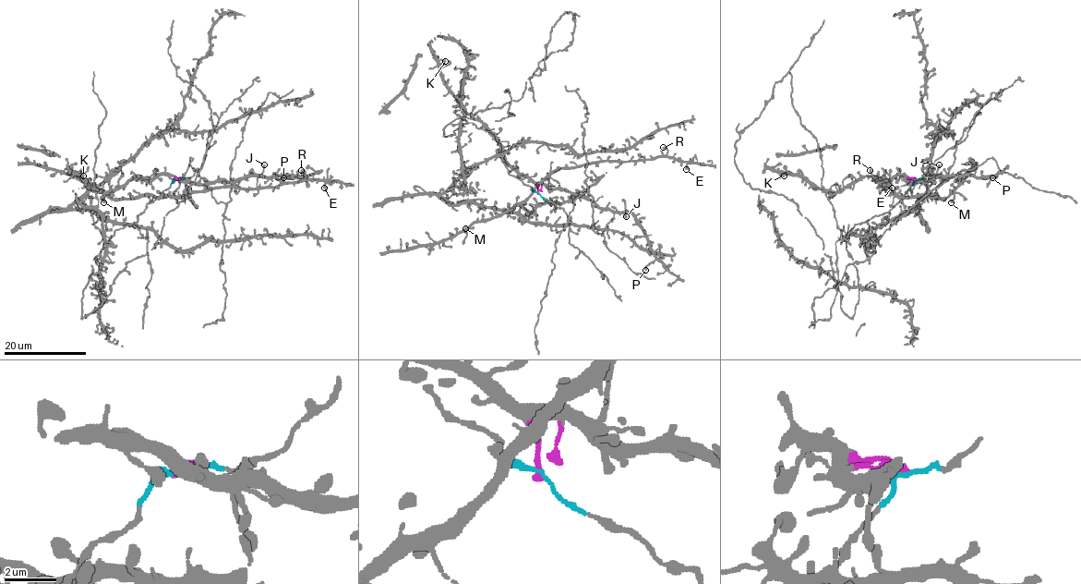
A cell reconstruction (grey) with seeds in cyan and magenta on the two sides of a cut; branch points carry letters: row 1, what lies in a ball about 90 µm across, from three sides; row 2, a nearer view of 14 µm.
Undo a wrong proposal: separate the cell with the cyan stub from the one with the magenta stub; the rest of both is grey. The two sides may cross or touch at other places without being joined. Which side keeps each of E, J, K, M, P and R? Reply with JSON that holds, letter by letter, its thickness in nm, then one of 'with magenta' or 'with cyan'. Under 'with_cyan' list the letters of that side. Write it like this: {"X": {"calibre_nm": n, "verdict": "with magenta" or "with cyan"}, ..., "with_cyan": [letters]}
{"E": {"calibre_nm": 400, "verdict": "with cyan"}, "J": {"calibre_nm": 360, "verdict": "with magenta"}, "K": {"calibre_nm": 400, "verdict": "with magenta"}, "M": {"calibre_nm": 550, "verdict": "with cyan"}, "P": {"calibre_nm": 360, "verdict": "with magenta"}, "R": {"calibre_nm": 400, "verdict": "with cyan"}, "with_cyan": ["E", "M", "R"]}

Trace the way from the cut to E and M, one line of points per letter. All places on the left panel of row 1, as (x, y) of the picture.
E: (176, 180), (168, 189), (171, 195), (186, 196), (223, 187), (269, 188), (302, 181), (321, 180), (323, 187)
M: (176, 180), (168, 189), (170, 195), (114, 199), (104, 194), (103, 202)

